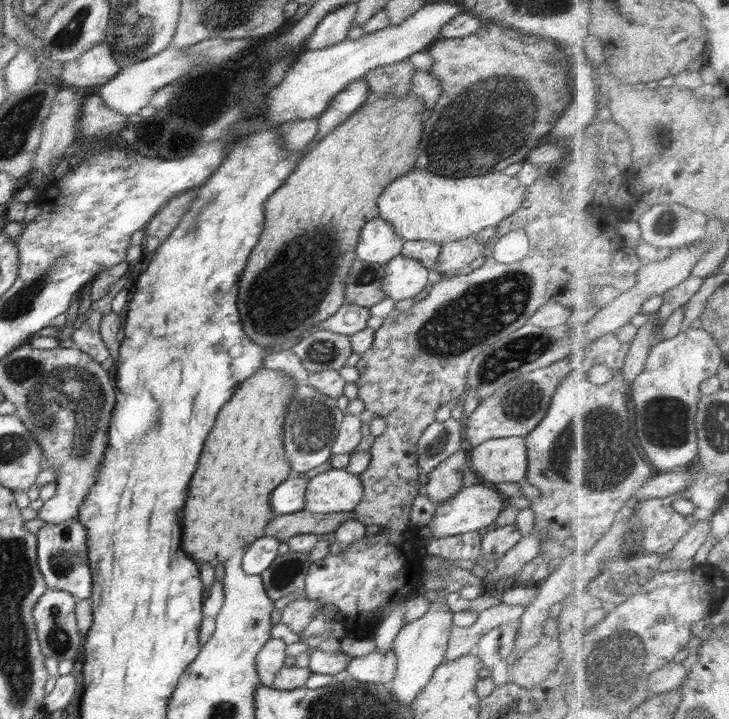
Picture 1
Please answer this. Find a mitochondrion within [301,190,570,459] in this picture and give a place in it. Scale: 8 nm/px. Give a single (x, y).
(478, 314)

